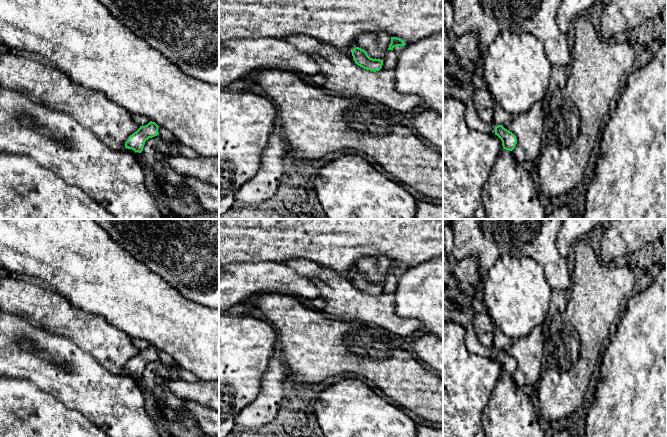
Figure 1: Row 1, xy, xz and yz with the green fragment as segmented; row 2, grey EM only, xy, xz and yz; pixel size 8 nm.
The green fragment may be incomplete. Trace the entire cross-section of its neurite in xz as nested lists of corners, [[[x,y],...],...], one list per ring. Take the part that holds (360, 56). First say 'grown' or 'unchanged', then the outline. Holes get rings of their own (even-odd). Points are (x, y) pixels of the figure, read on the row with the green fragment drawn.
unchanged; [[[353,48],[352,56],[355,63],[364,69],[376,72],[382,68],[383,60],[370,58],[364,49]]]

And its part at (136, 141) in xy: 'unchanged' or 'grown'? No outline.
unchanged

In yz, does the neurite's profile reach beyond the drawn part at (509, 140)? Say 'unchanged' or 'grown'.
grown

